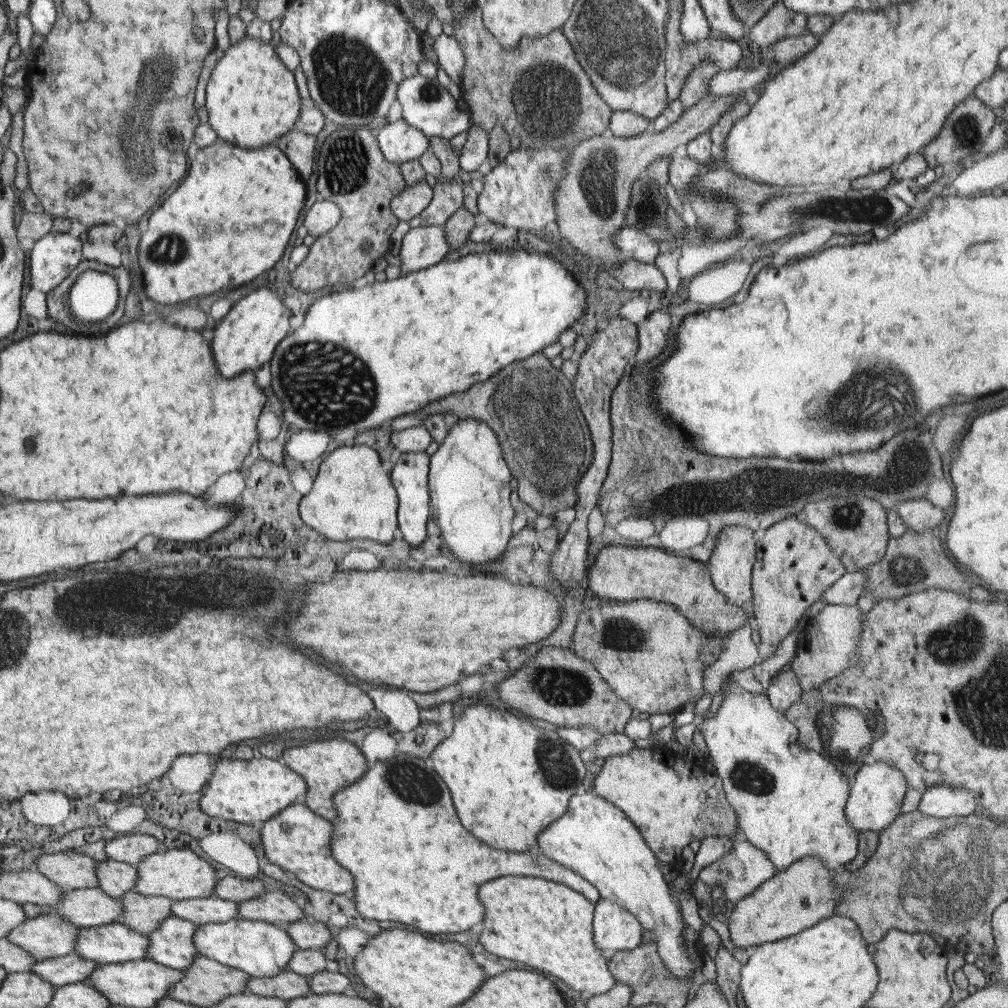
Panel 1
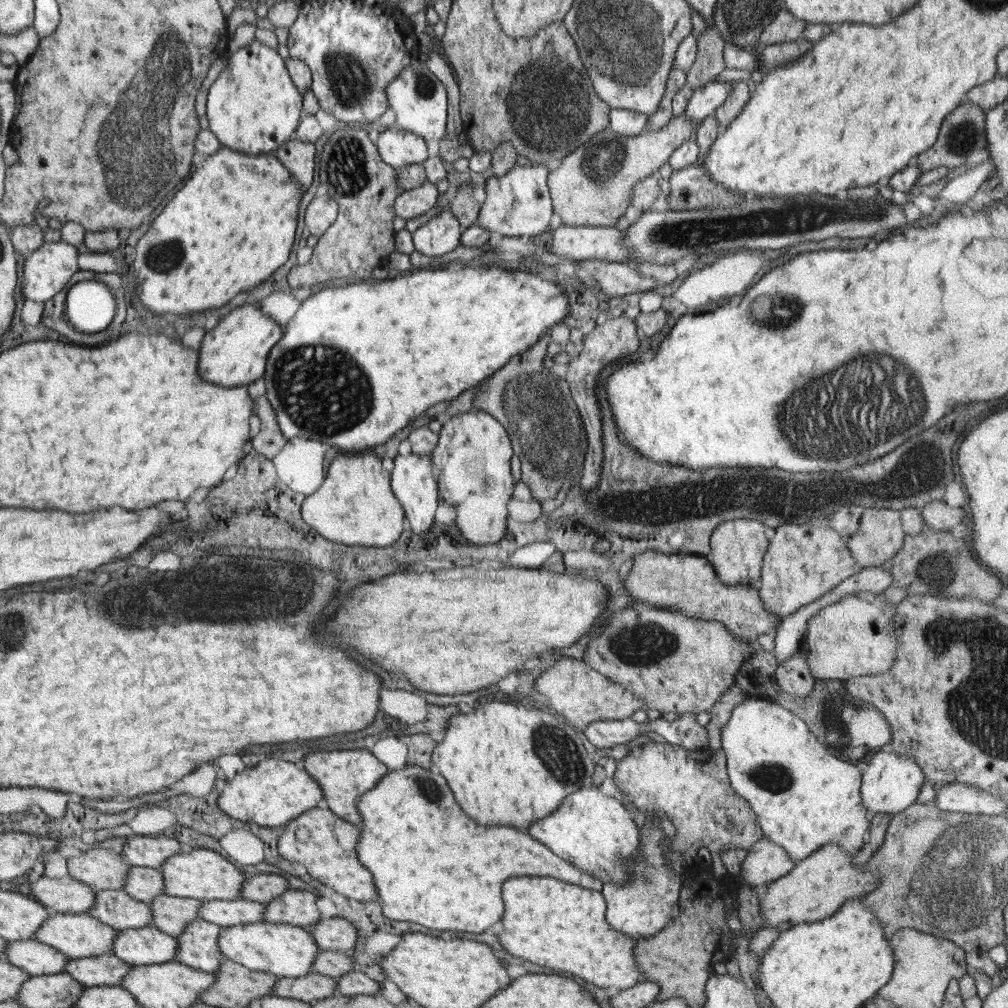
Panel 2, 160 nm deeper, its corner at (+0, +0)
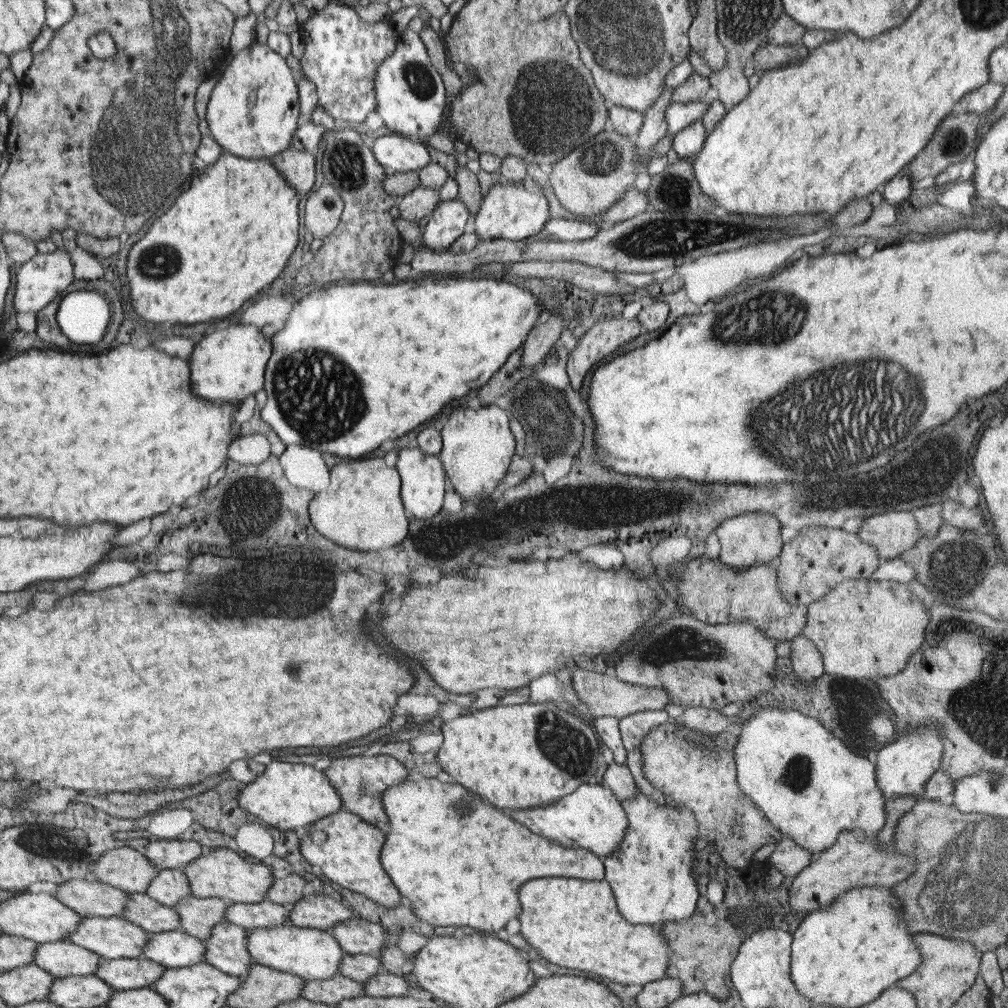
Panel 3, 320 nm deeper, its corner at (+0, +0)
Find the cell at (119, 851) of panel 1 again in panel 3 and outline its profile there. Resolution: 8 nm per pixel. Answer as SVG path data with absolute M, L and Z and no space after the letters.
M158 839L148 843L146 856L158 870L183 869L205 854L206 848L194 840Z

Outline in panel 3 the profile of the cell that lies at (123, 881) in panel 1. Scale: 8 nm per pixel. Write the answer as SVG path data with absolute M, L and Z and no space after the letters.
M164 869L155 876L145 893L163 905L174 907L191 896L191 884L183 869Z

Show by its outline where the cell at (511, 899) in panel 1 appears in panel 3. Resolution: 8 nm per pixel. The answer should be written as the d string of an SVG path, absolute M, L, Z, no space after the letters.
M544 877L532 879L520 888L522 914L520 933L530 946L548 962L582 972L591 972L601 978L624 986L646 985L666 977L670 946L661 933L660 926L632 924L619 911L615 892L610 883L602 880L584 880L568 877Z

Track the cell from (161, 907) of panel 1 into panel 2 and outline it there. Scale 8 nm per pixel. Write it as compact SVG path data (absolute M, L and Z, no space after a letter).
M162 894L150 902L150 906L153 908L151 926L176 937L185 931L187 924L197 919L203 900Z

